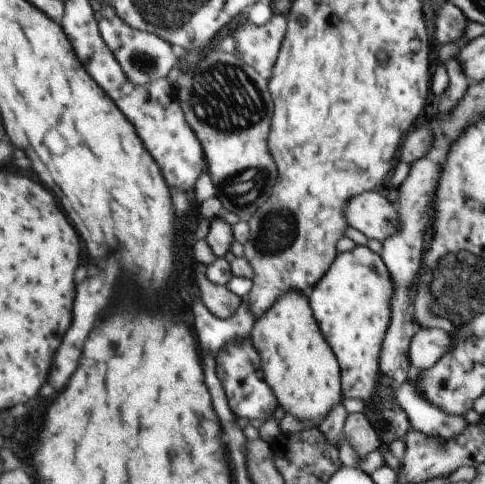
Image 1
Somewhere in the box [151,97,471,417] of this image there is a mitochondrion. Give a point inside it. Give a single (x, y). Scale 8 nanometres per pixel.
(277, 230)

